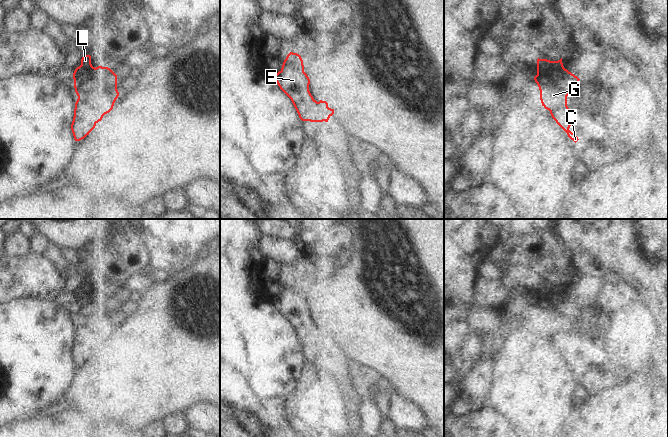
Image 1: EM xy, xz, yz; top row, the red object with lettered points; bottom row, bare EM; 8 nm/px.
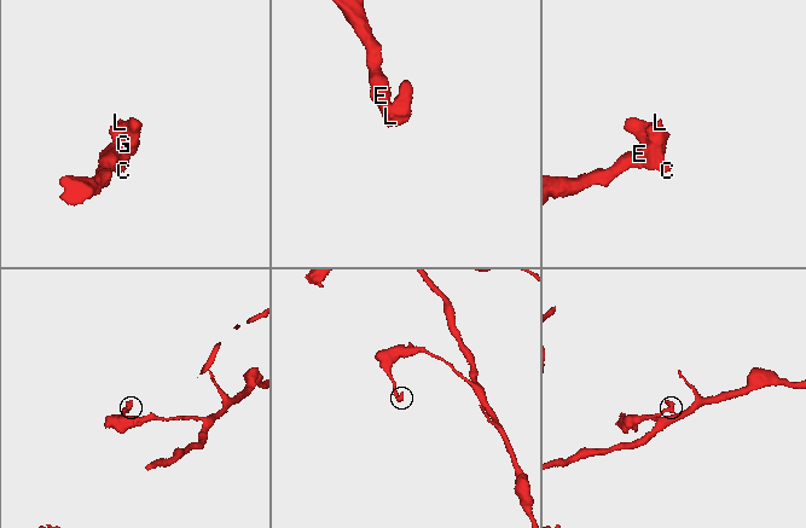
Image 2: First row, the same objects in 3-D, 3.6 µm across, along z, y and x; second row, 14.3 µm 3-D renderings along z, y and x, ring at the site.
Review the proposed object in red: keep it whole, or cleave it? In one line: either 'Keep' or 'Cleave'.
Keep.

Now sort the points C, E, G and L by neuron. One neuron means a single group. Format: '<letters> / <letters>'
C E G L

